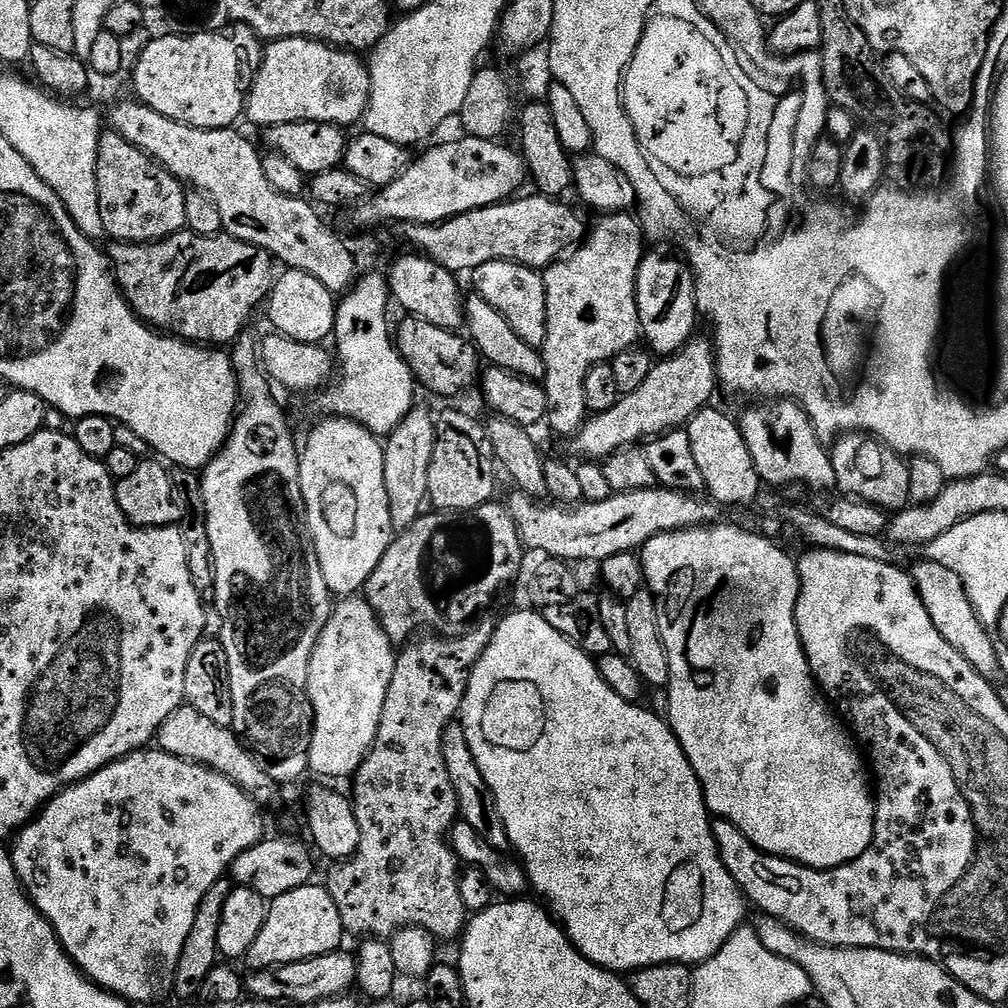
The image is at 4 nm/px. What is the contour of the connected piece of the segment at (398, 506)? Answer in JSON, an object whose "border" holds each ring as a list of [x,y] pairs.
{"border":[[[413,406],[406,414],[404,421],[386,437],[384,477],[386,478],[386,498],[390,502],[393,529],[403,530],[410,527],[425,511],[428,500],[430,458],[434,458],[435,441],[436,416],[420,406]]]}

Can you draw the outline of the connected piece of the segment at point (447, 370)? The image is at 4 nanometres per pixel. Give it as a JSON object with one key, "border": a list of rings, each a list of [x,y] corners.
{"border":[[[405,315],[403,319],[397,328],[395,325],[394,343],[413,377],[423,387],[425,384],[436,396],[460,396],[467,388],[481,383],[482,357],[471,339],[465,338],[459,331],[434,326],[416,316]]]}

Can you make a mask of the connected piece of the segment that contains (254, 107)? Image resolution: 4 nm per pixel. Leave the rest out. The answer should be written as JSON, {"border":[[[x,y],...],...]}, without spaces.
{"border":[[[286,38],[271,41],[263,49],[260,58],[260,69],[248,88],[248,101],[244,104],[244,116],[260,130],[278,126],[286,122],[322,122],[323,124],[359,125],[364,119],[364,112],[370,102],[372,79],[368,73],[368,64],[357,53],[343,48],[334,48],[320,40],[306,38]]]}

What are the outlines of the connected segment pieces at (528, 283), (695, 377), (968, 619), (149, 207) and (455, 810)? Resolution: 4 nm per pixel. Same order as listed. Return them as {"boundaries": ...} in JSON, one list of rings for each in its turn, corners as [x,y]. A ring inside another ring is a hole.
{"boundaries":[[[[495,260],[486,262],[483,266],[472,269],[470,279],[475,295],[480,296],[506,322],[510,322],[510,330],[522,338],[531,348],[543,349],[546,342],[546,294],[548,288],[544,285],[543,275],[537,269],[528,268],[524,264],[515,264],[512,260]]],[[[694,338],[675,356],[665,356],[653,363],[650,374],[646,374],[646,382],[642,382],[634,394],[621,396],[617,404],[610,406],[610,410],[597,412],[585,419],[574,437],[576,448],[584,458],[600,462],[623,448],[683,429],[694,414],[713,403],[712,395],[718,389],[716,349],[711,339],[700,339]]],[[[930,558],[918,561],[913,568],[910,568],[910,575],[922,598],[922,606],[926,606],[926,614],[930,614],[930,622],[934,622],[938,634],[942,634],[942,638],[946,638],[946,642],[950,642],[950,646],[954,646],[954,650],[958,650],[958,654],[962,654],[962,658],[966,658],[966,662],[970,662],[970,666],[974,666],[974,670],[978,670],[978,674],[982,674],[987,680],[995,681],[996,675],[1000,672],[1000,656],[996,653],[997,641],[994,636],[994,641],[992,641],[992,636],[988,633],[987,626],[984,625],[987,623],[982,617],[974,614],[974,606],[970,602],[970,594],[966,594],[966,586],[962,586],[962,578],[958,578],[958,574],[954,574],[954,570],[946,570],[946,566],[934,562]]],[[[105,131],[100,137],[96,177],[105,237],[113,236],[113,241],[122,244],[149,244],[185,231],[185,185],[114,131]]],[[[483,620],[479,621],[479,623],[481,622],[480,625],[477,623],[475,626],[469,627],[468,631],[461,636],[446,637],[439,634],[428,634],[425,635],[428,636],[425,640],[413,639],[396,657],[394,678],[390,678],[390,690],[386,690],[386,706],[382,706],[382,718],[378,722],[378,734],[374,738],[372,748],[364,757],[360,767],[356,769],[354,779],[351,781],[353,784],[350,799],[354,806],[354,814],[358,818],[360,841],[353,856],[331,865],[332,869],[329,870],[328,881],[326,881],[328,892],[334,898],[334,906],[338,906],[338,914],[342,914],[342,926],[345,933],[352,935],[353,932],[356,938],[390,938],[398,930],[418,926],[429,932],[431,936],[435,936],[437,941],[444,942],[444,940],[452,939],[455,941],[466,927],[466,909],[460,893],[462,864],[452,853],[452,846],[448,842],[448,834],[460,816],[460,807],[458,806],[458,798],[454,794],[454,782],[450,782],[450,774],[446,774],[446,758],[442,758],[442,734],[446,730],[446,726],[459,717],[472,668],[478,662],[478,658],[482,658],[482,654],[496,629],[496,624],[493,621]]]]}

